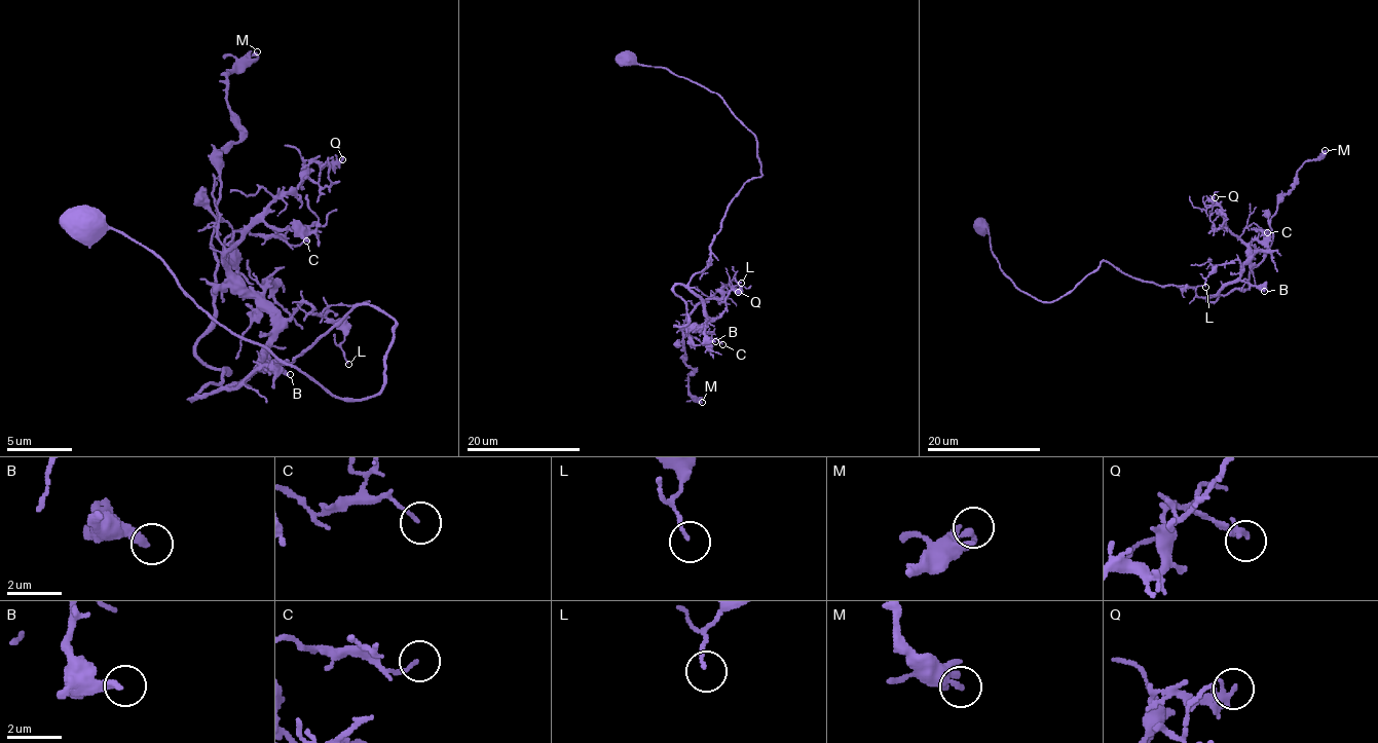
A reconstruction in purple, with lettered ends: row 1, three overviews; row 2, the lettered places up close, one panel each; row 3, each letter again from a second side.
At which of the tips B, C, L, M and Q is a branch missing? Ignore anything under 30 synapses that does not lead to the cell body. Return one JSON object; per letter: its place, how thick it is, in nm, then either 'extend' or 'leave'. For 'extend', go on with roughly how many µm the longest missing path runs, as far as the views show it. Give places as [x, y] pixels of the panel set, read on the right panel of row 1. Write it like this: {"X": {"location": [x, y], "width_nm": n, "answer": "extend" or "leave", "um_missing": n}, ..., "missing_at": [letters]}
{"B": {"location": [1264, 291], "width_nm": 240, "answer": "leave"}, "C": {"location": [1267, 232], "width_nm": 110, "answer": "leave"}, "L": {"location": [1205, 287], "width_nm": 110, "answer": "leave"}, "M": {"location": [1325, 150], "width_nm": 140, "answer": "leave"}, "Q": {"location": [1215, 197], "width_nm": 180, "answer": "leave"}, "missing_at": []}

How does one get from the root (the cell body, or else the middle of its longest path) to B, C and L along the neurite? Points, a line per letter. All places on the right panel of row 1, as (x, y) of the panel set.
B: (978, 224), (1003, 272), (1041, 301), (1068, 294), (1103, 261), (1198, 297), (1238, 281), (1264, 291)
C: (978, 224), (1003, 272), (1048, 302), (1103, 261), (1213, 297), (1240, 275), (1258, 230), (1267, 232)
L: (978, 224), (1003, 272), (1041, 301), (1103, 261), (1213, 297), (1240, 262), (1216, 264), (1205, 287)

